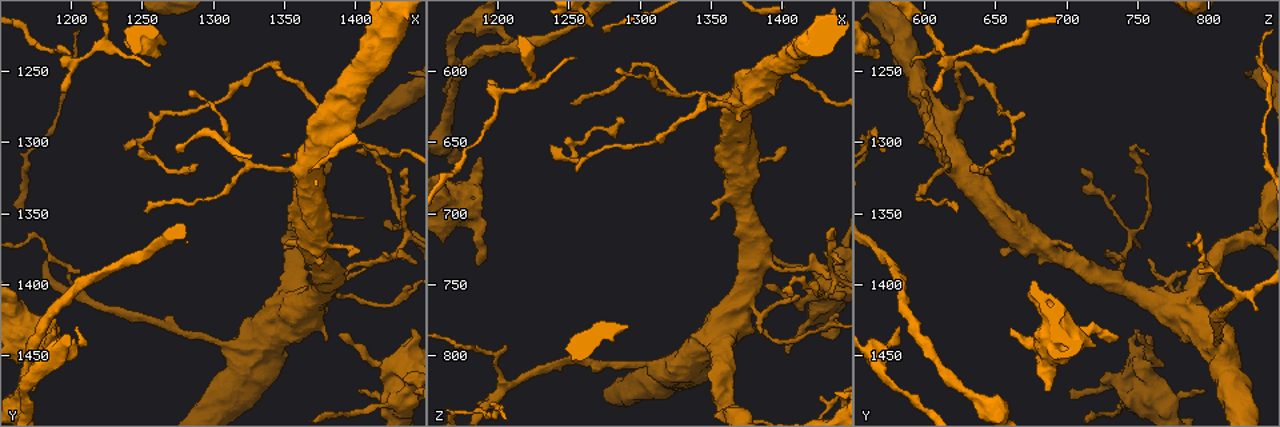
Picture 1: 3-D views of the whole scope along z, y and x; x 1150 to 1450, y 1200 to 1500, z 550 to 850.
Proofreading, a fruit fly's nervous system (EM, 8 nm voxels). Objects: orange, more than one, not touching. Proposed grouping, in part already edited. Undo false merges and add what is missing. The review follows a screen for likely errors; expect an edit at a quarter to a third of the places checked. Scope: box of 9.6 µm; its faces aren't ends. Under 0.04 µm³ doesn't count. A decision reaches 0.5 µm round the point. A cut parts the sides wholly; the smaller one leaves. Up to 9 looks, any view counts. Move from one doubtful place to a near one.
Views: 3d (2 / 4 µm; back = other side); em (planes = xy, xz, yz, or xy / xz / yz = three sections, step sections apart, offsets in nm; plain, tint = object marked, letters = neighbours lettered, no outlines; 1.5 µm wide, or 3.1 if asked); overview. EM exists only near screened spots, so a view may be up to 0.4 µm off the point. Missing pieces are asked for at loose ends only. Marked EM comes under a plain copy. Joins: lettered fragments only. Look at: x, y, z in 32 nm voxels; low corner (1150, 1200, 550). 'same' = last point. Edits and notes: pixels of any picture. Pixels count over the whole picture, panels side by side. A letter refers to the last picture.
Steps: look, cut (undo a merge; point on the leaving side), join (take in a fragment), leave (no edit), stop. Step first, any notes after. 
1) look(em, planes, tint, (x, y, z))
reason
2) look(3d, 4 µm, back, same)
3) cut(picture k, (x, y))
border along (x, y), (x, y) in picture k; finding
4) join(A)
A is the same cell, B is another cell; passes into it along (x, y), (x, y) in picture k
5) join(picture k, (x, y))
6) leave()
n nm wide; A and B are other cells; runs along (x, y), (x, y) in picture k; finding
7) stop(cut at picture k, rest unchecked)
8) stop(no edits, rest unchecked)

look(em, yz, step 8, letters, (1188, 1438, 736))
branch stops here

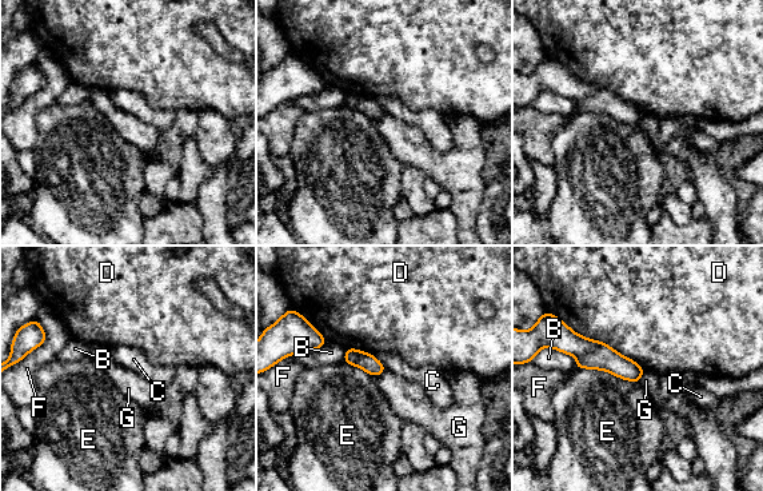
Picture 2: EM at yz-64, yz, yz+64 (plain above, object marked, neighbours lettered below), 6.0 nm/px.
leave()
D touches over 550 nm; B, C, D, E, F and G are other cells; no lettered fragment goes on from it

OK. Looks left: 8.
look(3d, 2 µm, back, (1414, 1380, 756))
tapers out

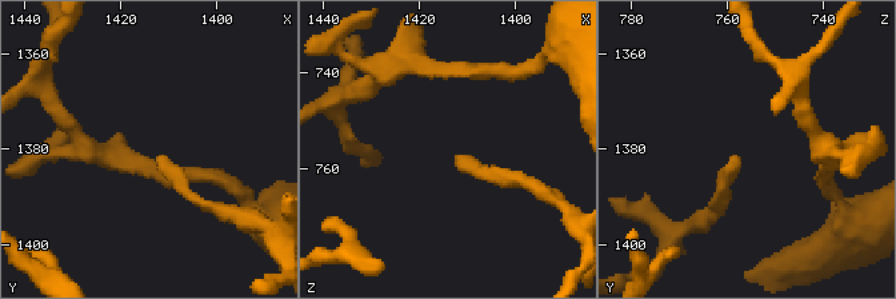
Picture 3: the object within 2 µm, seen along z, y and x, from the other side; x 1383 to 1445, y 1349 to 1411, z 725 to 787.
look(em, planes, tint, (1411, 1382, 758))
need the tissue

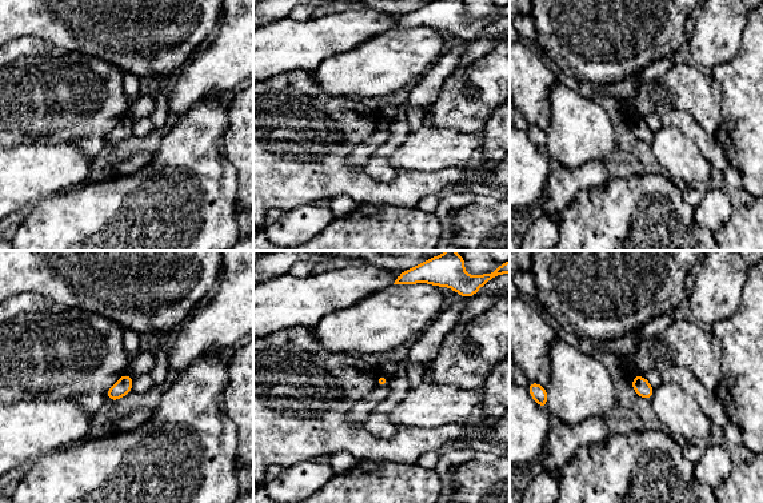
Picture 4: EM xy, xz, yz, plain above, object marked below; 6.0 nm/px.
look(em, planes, letters, same)

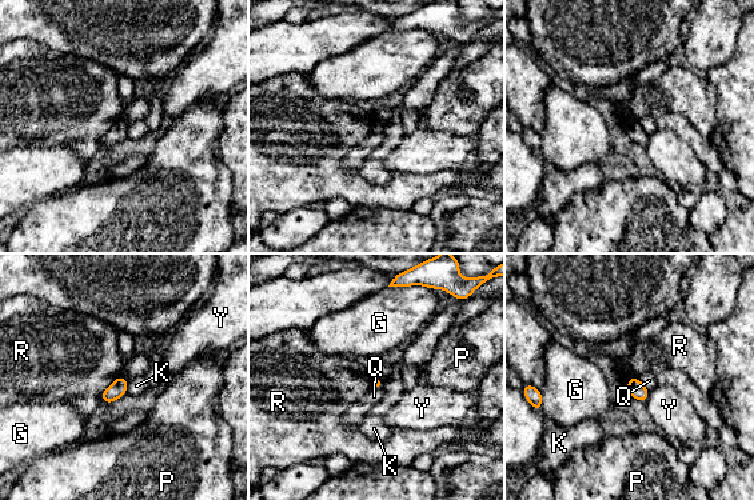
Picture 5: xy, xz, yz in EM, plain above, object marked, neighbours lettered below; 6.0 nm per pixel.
leave()
70 nm wide; G, K, P, Q, R and Y are other cells; no lettered fragment goes on from it

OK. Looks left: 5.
look(em, xy, step 8, letters, (1400, 1300, 598))
calibre changes

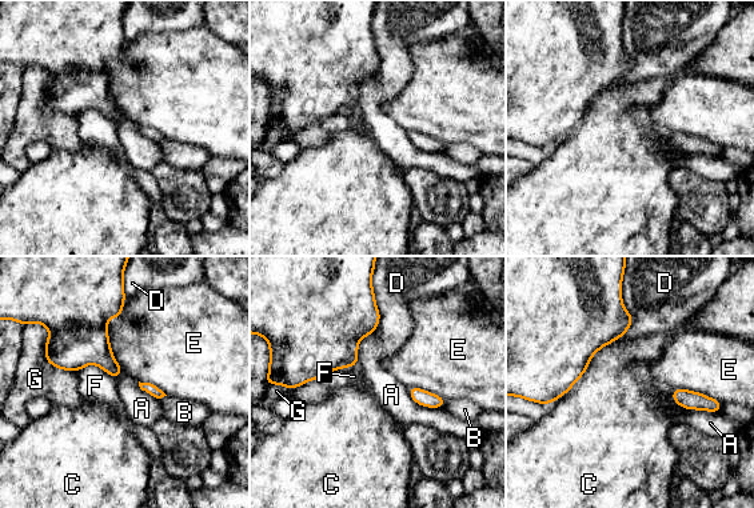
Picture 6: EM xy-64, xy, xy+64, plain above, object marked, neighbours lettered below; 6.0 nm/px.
leave()
A, B, C, D, E, F and G are other cells; all the same neuron

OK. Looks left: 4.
look(em, planes, letters, (1192, 1266, 610))
free end

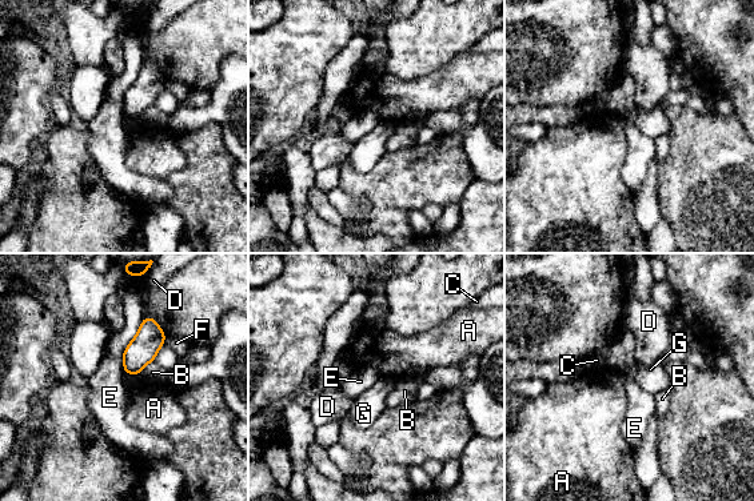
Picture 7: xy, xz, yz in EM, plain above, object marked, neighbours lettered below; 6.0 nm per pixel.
leave()
E touches over 380 nm; A, B, C, D, E, F and G are other cells; none of them fits

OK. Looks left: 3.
stop(no edits, rest unchecked)

